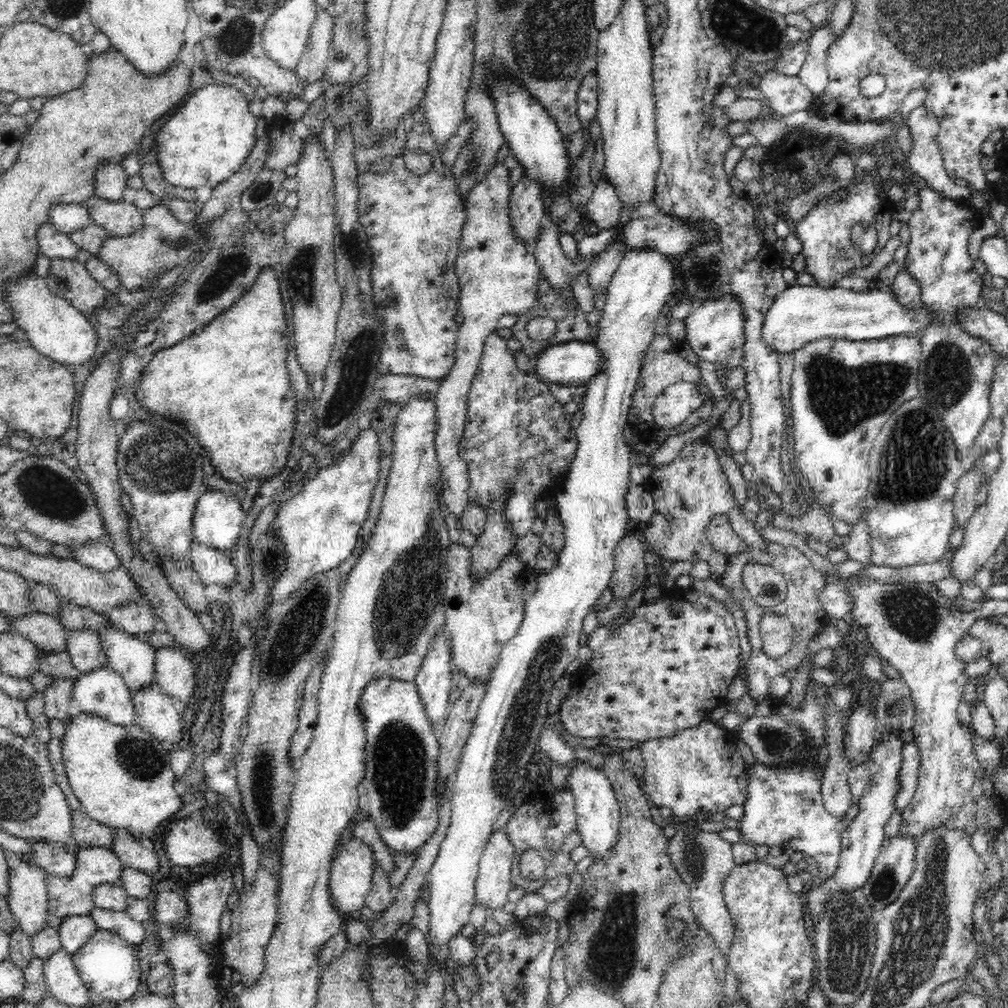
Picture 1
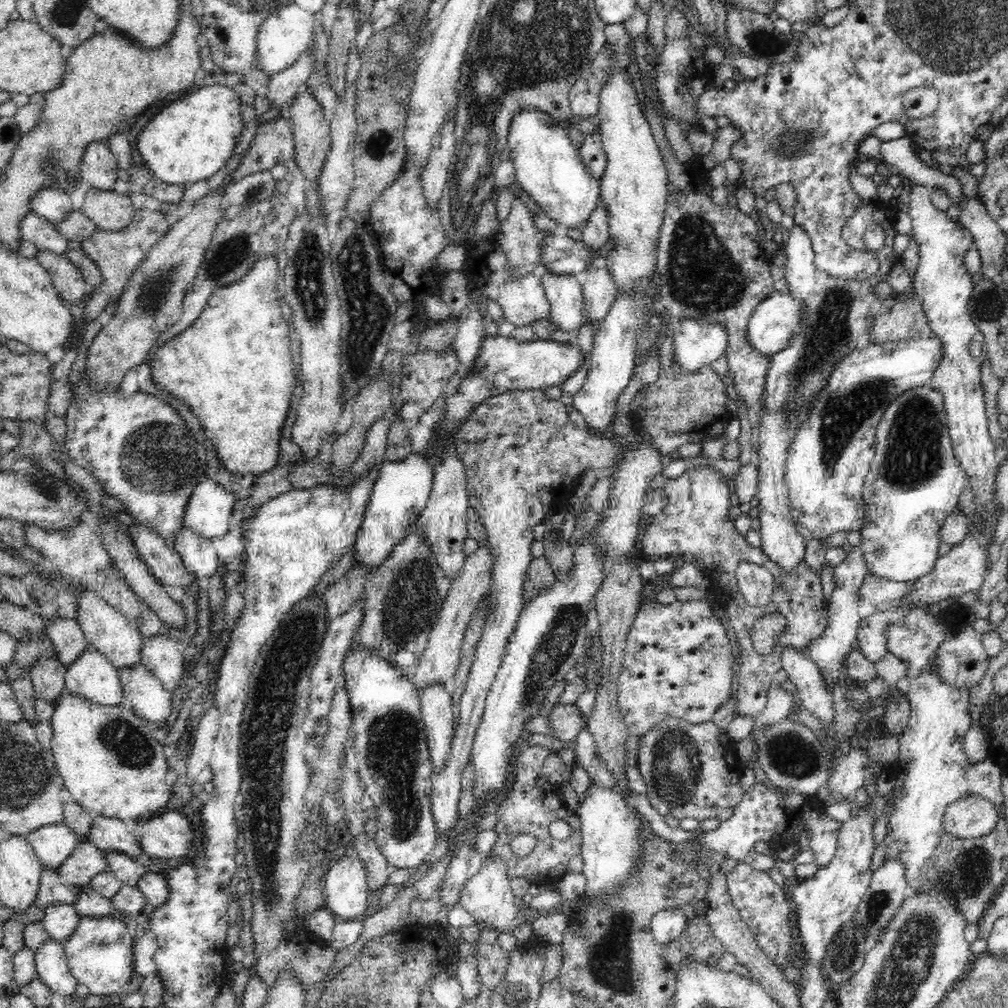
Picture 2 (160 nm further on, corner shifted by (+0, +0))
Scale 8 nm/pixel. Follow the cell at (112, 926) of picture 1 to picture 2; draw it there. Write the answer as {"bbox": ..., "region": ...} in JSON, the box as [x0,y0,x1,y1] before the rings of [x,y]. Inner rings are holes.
{"bbox":[75,884,125,923],"region":[[[90,884],[78,887],[76,890],[77,899],[75,900],[75,909],[80,916],[103,917],[106,915],[118,916],[114,919],[120,919],[125,923],[124,912],[116,910],[110,899],[96,892]]]}

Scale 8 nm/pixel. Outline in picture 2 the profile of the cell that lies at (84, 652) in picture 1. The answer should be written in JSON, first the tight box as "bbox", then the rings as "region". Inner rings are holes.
{"bbox":[45,619,89,665],"region":[[[48,619],[45,634],[50,638],[55,656],[63,665],[71,665],[89,646],[76,619]]]}

